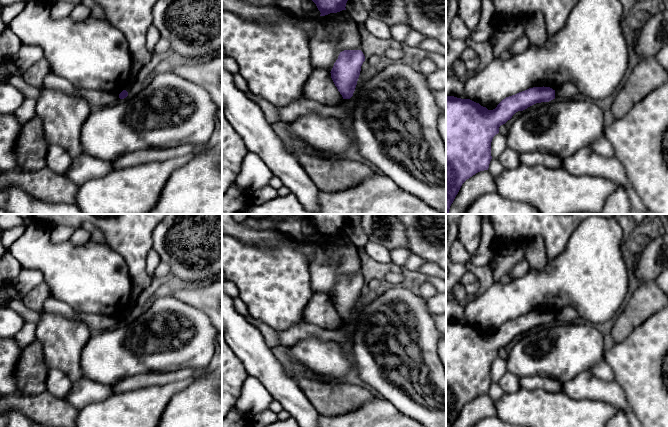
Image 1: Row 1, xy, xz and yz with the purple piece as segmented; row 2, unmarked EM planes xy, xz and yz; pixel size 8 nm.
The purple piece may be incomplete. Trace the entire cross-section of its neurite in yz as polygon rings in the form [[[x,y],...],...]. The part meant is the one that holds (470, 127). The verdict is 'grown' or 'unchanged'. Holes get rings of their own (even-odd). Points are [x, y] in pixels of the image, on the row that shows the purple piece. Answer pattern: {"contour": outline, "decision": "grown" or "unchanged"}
{"contour": [[[533,87],[503,99],[495,109],[488,110],[470,99],[446,96],[446,214],[462,184],[476,173],[488,170],[491,142],[499,133],[499,127],[512,116],[528,107],[555,99],[555,90],[550,87]]], "decision": "unchanged"}

